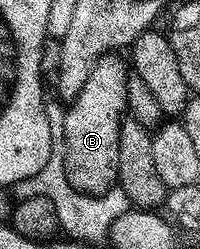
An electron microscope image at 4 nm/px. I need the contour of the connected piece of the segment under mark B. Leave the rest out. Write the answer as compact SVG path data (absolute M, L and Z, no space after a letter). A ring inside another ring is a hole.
M115 52L105 53L96 60L92 66L86 83L82 83L82 91L67 106L68 114L64 117L64 177L71 188L79 193L95 195L104 193L107 189L117 184L116 172L118 171L118 135L120 123L128 107L126 87L130 76L129 66Z

